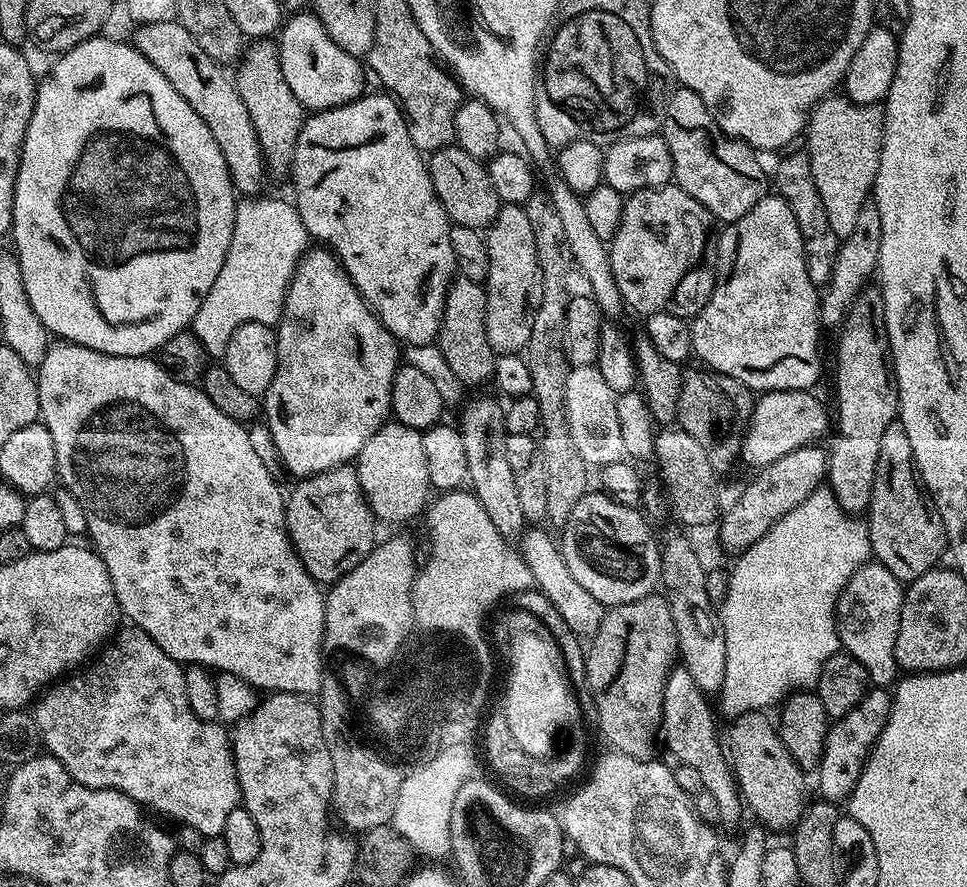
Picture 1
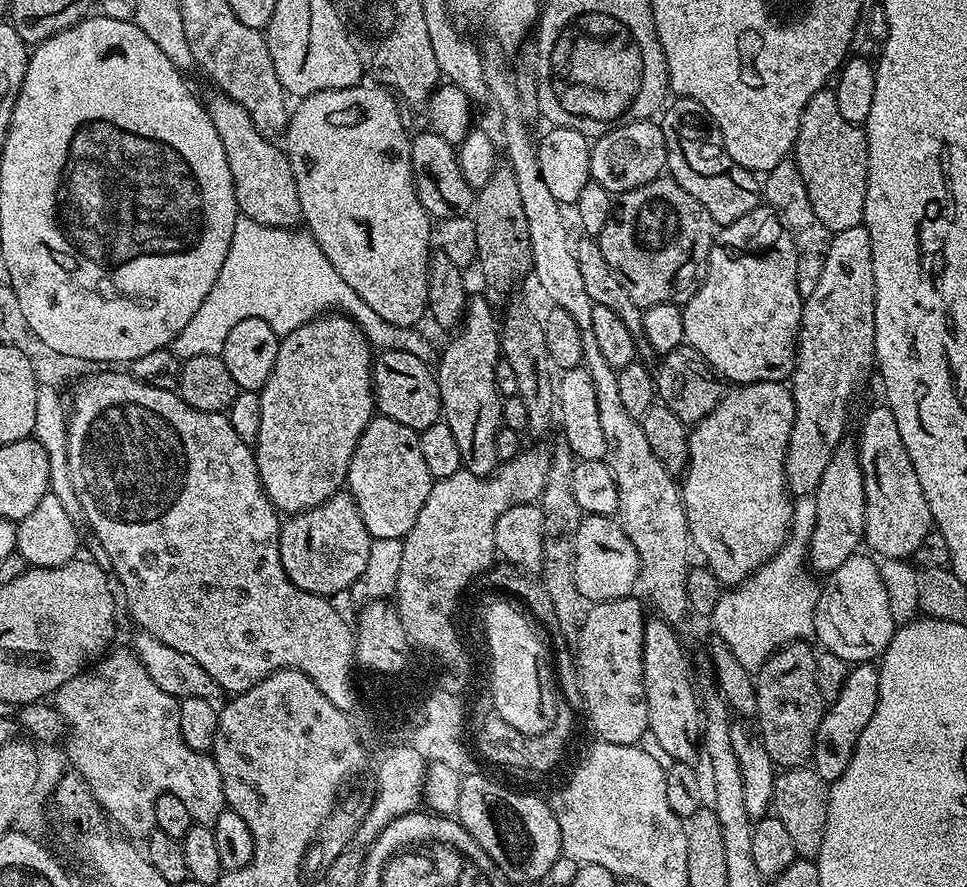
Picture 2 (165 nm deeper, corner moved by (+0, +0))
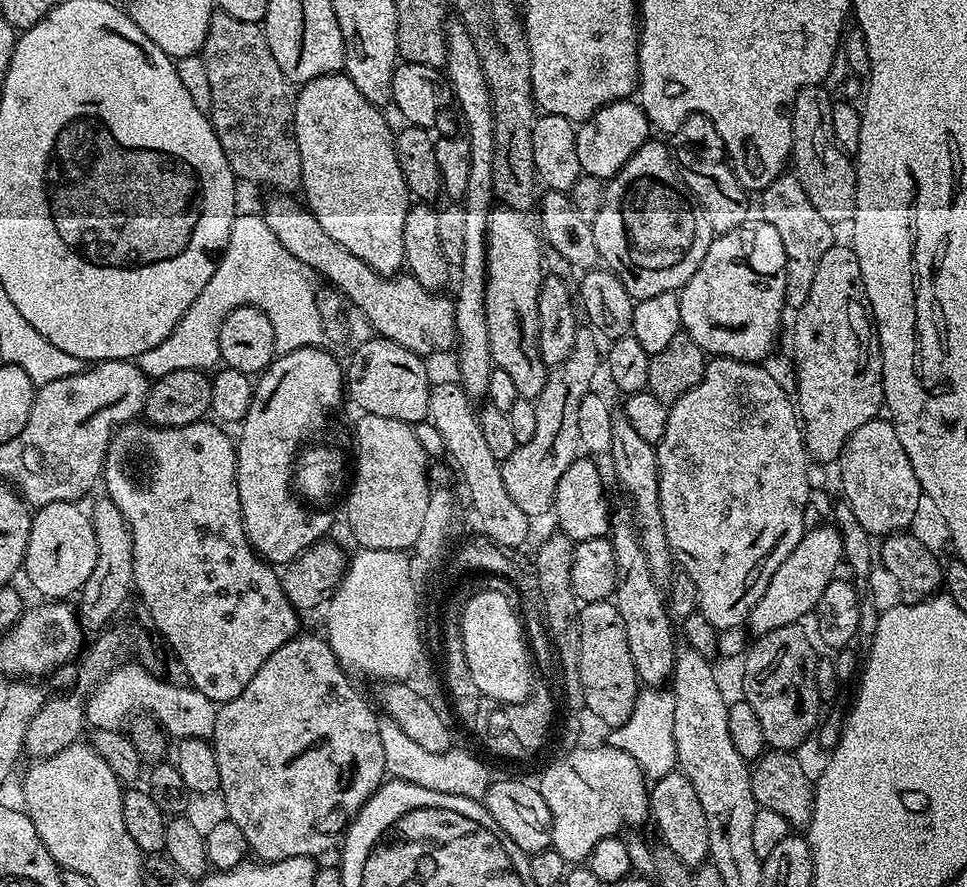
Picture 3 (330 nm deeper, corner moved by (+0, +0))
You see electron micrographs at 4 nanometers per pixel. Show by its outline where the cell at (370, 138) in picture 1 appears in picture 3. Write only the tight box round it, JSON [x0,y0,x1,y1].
[292,74,410,277]

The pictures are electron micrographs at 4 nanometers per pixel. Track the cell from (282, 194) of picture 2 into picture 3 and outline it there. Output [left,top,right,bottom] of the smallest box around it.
[262,194,457,358]

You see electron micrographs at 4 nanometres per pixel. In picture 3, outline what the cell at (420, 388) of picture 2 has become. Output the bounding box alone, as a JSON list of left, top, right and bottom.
[346,338,433,426]

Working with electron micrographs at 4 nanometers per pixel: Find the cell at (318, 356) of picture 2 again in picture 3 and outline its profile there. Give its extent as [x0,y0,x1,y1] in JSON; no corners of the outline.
[236,348,346,566]

